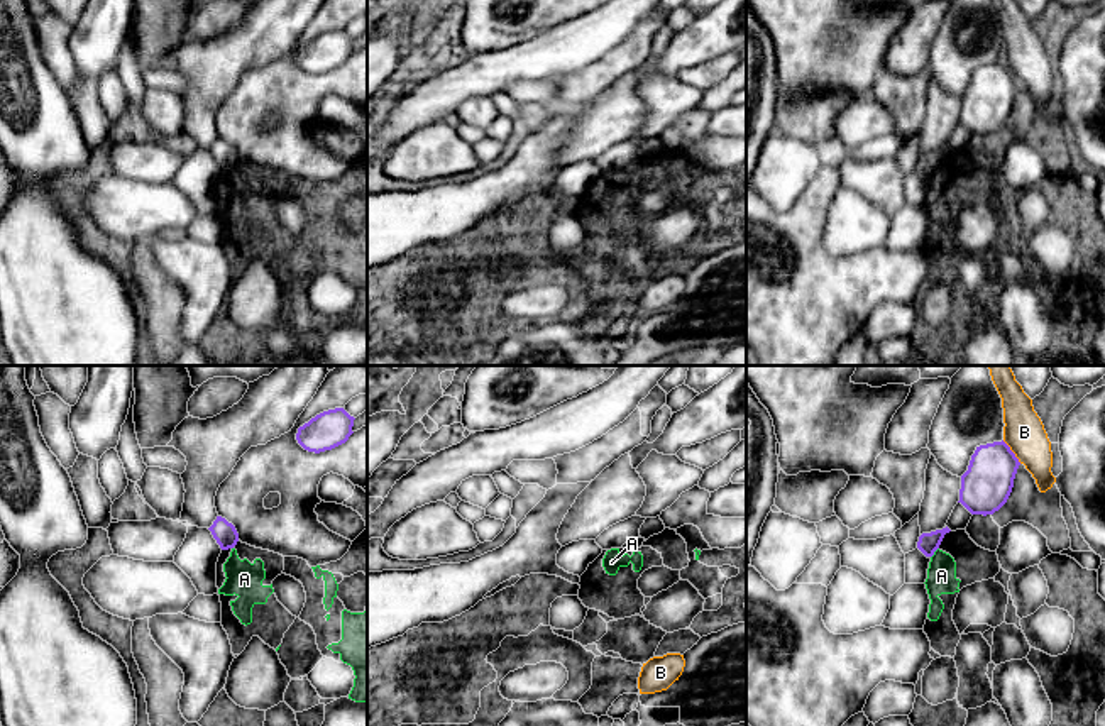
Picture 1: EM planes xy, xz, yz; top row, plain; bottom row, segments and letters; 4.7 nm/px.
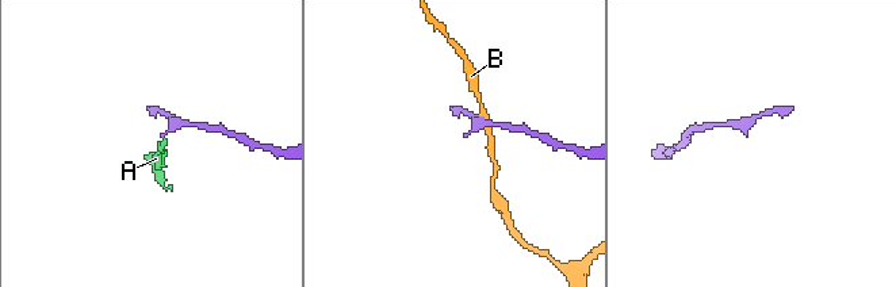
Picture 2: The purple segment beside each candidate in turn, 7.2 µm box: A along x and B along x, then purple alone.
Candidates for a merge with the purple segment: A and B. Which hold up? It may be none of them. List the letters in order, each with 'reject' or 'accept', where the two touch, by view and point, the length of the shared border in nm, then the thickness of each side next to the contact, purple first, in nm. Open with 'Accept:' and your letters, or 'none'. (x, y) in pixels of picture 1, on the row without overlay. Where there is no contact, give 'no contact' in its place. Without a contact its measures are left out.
Accept: none
A: reject; meets purple in yz at (934, 171); contact 70 nm long; 100 nm thick on the purple side, 140 nm on the other
B: reject; meets purple in yz at (1012, 73); contact 140 nm long; 240 nm thick on the purple side, 190 nm on the other

